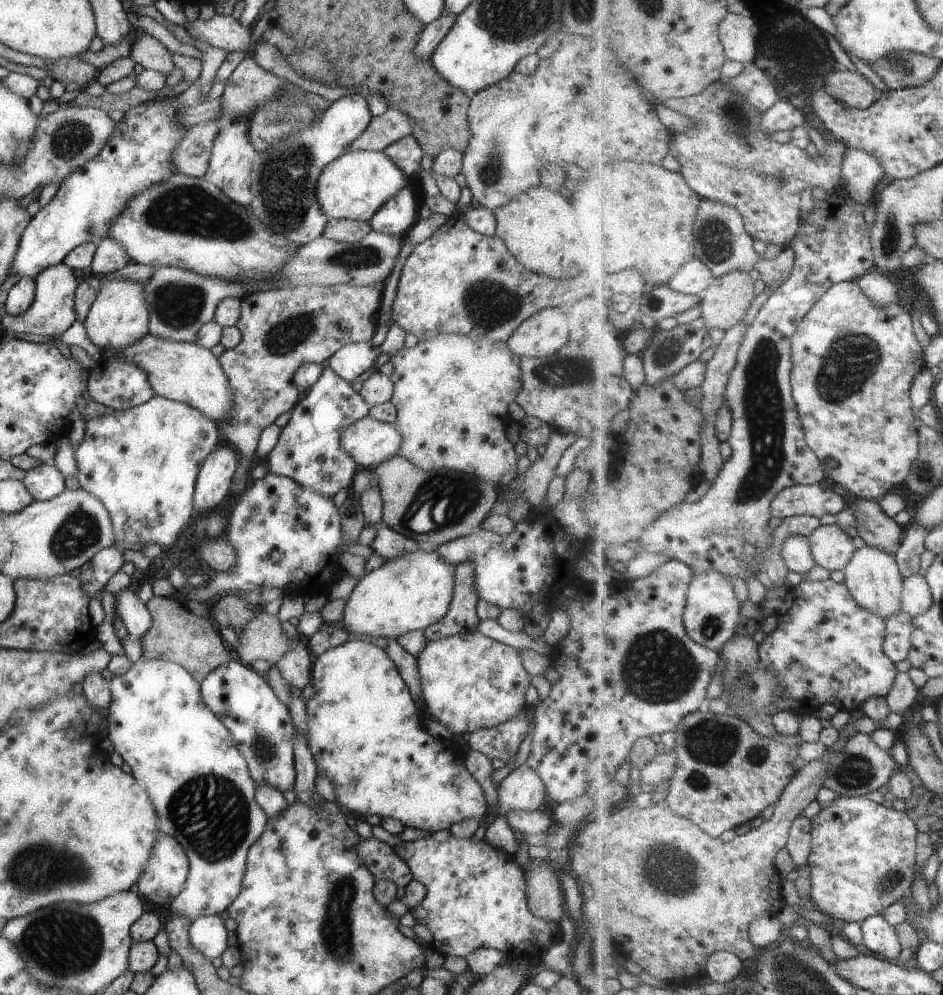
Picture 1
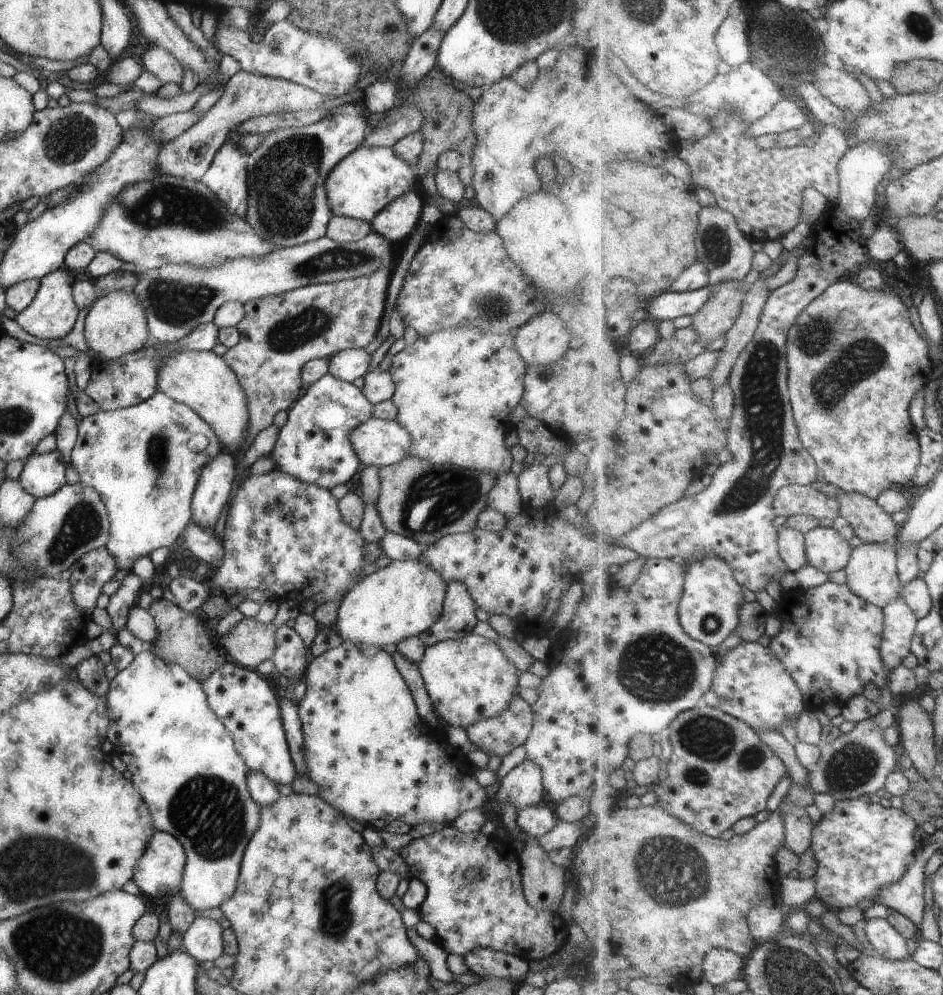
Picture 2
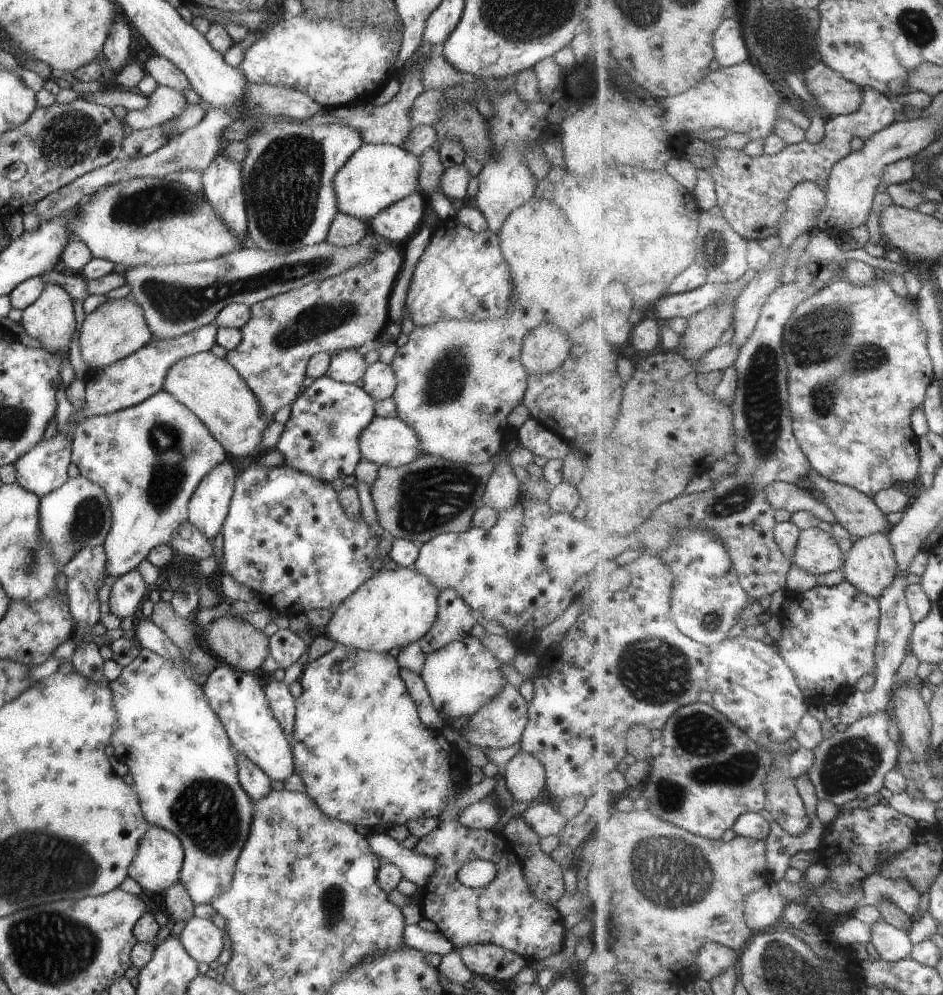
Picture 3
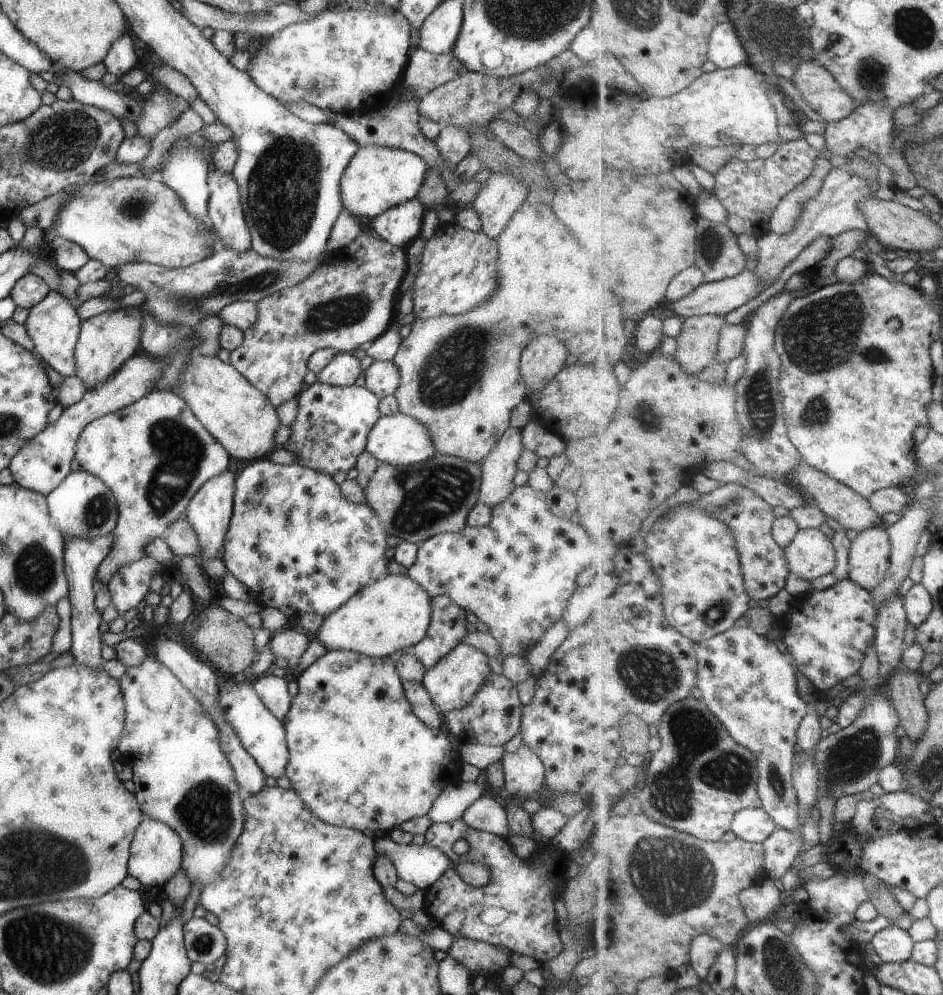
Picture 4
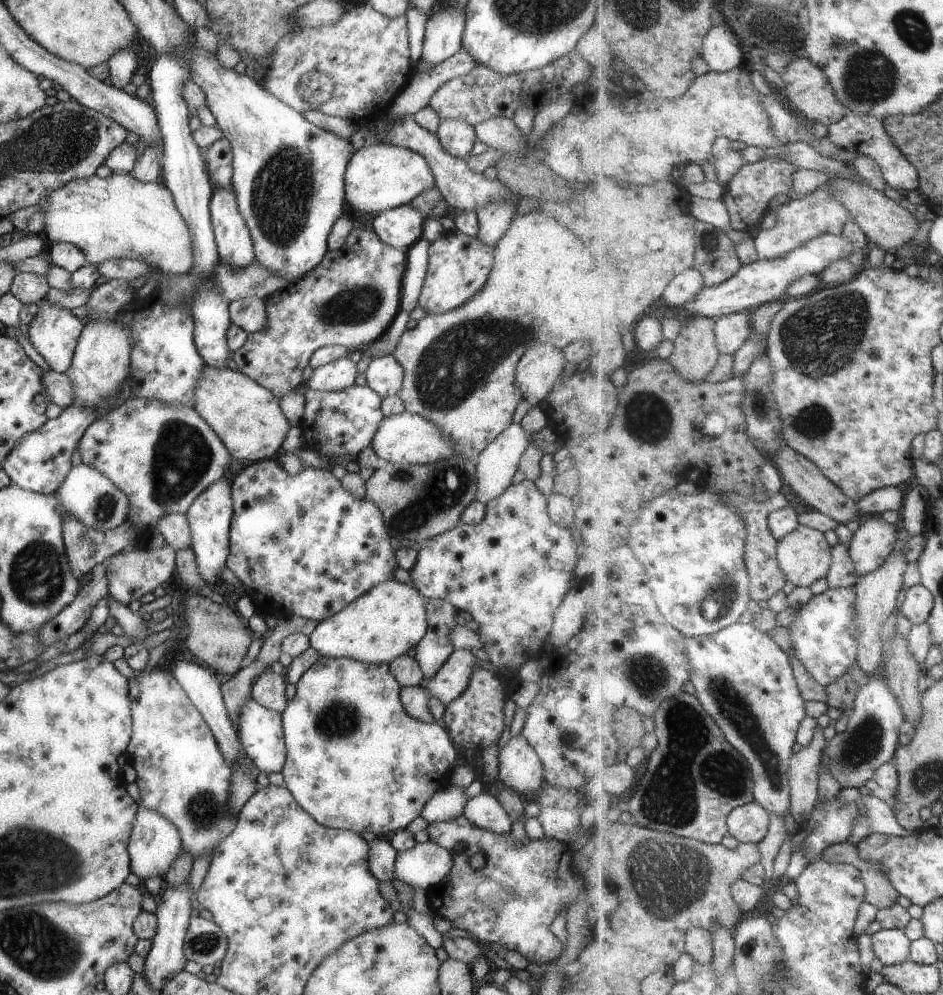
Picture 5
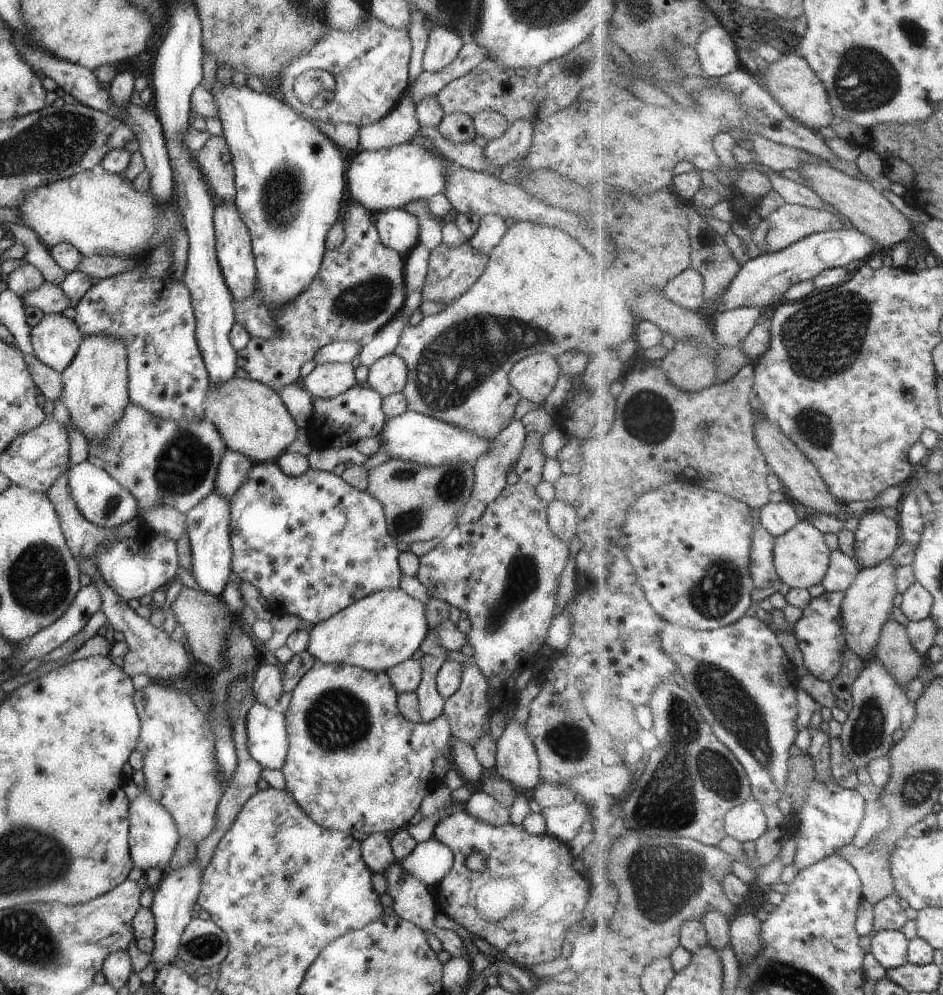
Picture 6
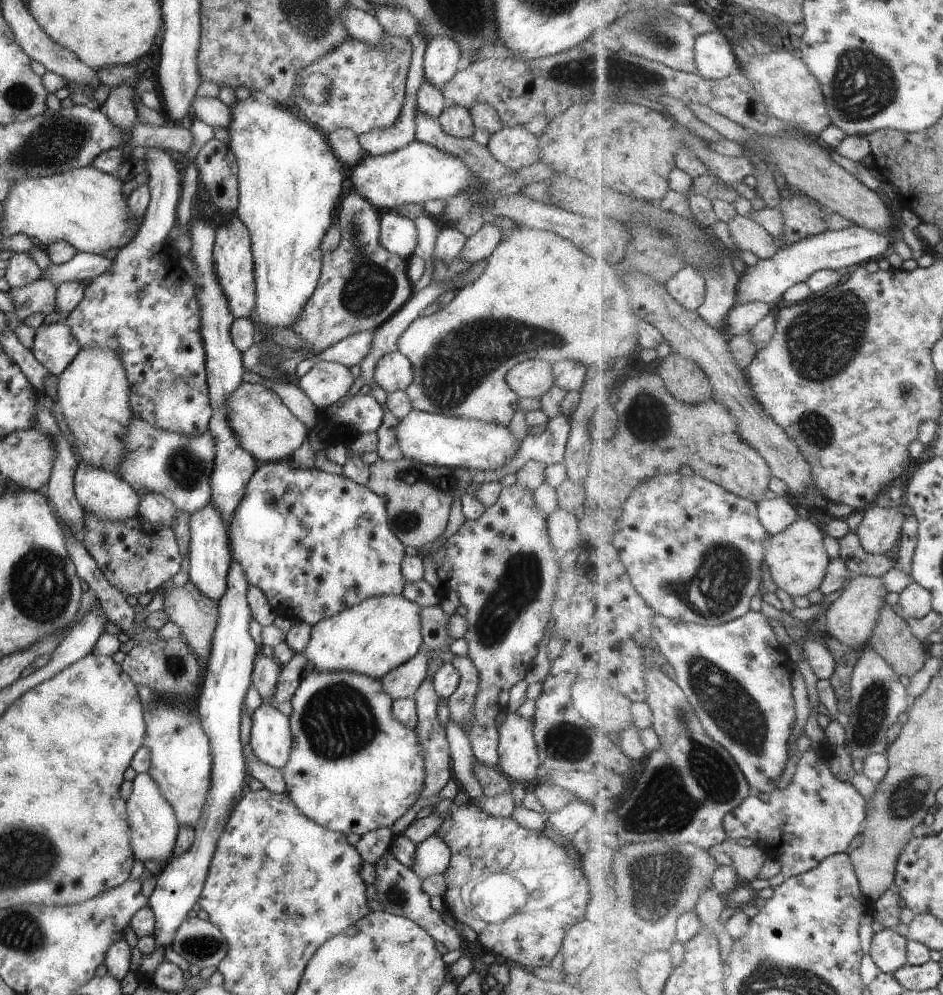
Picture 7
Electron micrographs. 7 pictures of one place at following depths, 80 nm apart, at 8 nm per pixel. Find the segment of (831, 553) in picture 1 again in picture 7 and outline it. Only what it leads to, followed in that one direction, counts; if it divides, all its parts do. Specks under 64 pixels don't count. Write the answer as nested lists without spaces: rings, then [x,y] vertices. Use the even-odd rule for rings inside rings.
[[[798,519],[787,530],[779,532],[770,538],[769,547],[766,550],[765,564],[773,576],[773,584],[777,584],[779,590],[783,590],[792,598],[803,598],[819,589],[826,578],[827,568],[831,558],[825,548],[826,534],[819,530],[813,522]]]

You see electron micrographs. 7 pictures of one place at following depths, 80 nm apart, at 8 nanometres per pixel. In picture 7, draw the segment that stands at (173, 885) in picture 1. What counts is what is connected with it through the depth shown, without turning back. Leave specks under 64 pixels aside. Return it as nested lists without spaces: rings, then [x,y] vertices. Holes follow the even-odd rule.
[[[140,773],[133,778],[129,798],[125,800],[126,821],[129,825],[130,846],[134,860],[158,860],[162,865],[172,856],[176,834],[179,828],[171,804],[159,792],[159,786],[148,773]]]

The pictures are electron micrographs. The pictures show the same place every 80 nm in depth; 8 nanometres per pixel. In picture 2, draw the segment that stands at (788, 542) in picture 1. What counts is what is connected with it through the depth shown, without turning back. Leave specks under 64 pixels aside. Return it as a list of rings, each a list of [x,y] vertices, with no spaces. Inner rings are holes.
[[[782,526],[779,528],[778,545],[783,560],[793,573],[808,565],[806,538],[802,532]]]

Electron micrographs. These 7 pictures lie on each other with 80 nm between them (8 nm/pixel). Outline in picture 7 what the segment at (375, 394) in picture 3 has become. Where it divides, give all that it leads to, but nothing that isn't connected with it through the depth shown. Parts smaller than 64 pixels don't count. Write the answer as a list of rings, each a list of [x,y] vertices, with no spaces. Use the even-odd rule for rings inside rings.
[[[397,350],[383,354],[375,364],[373,382],[387,393],[405,391],[411,383],[411,362]]]

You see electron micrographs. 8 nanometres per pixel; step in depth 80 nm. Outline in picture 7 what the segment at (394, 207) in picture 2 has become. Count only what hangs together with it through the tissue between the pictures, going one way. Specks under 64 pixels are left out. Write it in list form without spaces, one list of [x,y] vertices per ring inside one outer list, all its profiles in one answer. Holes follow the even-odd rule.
[[[391,211],[379,217],[378,238],[384,250],[403,260],[409,258],[417,246],[414,222]]]

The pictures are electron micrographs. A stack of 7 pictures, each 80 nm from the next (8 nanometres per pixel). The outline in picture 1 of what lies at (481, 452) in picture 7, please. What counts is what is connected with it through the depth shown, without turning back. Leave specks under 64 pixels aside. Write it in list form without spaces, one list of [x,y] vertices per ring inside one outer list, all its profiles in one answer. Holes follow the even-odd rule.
[[[369,415],[352,422],[340,434],[343,450],[361,469],[374,468],[395,455],[401,441],[394,423],[376,421]]]

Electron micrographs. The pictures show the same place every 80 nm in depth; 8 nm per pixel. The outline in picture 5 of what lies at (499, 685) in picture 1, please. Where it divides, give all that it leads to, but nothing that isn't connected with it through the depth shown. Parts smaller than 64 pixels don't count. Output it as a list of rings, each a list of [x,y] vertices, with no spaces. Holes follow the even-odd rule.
[[[453,649],[439,670],[429,678],[422,678],[419,685],[445,706],[465,690],[471,673],[477,668],[481,668],[481,663],[470,650]]]

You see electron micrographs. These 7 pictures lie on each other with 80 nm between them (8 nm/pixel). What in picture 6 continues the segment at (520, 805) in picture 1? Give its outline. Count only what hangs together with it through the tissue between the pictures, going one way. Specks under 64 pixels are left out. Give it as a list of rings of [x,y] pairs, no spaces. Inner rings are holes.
[[[513,718],[497,740],[494,767],[504,781],[521,793],[535,788],[541,781],[533,743],[523,724]]]

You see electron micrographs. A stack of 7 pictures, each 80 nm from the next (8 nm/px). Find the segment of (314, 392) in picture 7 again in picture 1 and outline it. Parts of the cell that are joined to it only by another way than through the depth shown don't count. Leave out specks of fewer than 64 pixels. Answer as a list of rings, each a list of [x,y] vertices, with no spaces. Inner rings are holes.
[[[370,340],[352,342],[338,348],[324,364],[349,383],[373,365],[378,354]]]

